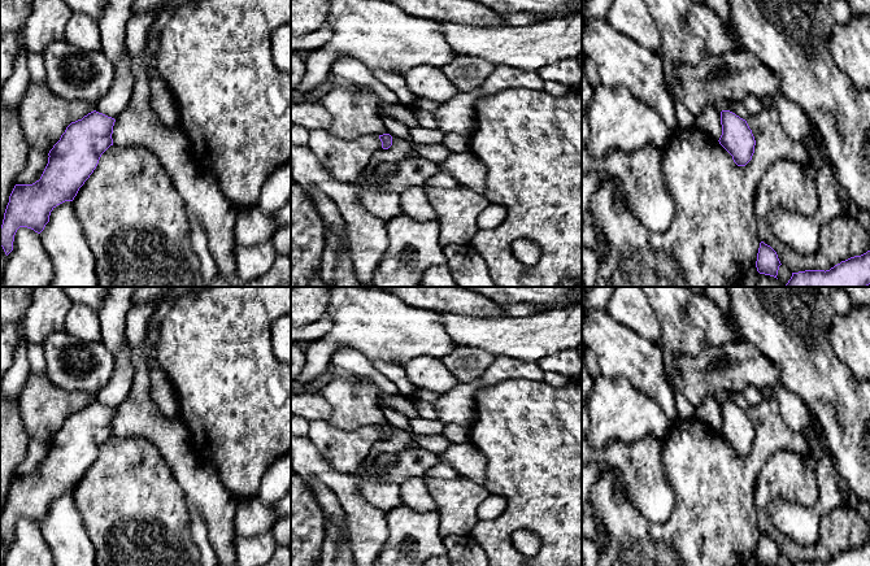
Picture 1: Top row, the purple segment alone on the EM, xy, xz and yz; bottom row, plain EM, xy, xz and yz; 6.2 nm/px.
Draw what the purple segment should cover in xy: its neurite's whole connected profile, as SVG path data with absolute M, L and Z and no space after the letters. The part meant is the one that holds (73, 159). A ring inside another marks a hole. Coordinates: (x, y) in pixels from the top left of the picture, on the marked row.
M96 110L71 122L49 151L48 164L40 179L32 184L14 186L0 227L0 245L6 256L13 251L14 235L19 227L27 227L40 234L49 222L51 212L57 205L74 200L79 188L96 169L101 154L113 145L114 122L114 118Z

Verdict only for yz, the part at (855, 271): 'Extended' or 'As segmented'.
As segmented

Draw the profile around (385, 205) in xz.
M361 188L360 199L369 213L383 221L403 213L403 208L400 205L400 193Z

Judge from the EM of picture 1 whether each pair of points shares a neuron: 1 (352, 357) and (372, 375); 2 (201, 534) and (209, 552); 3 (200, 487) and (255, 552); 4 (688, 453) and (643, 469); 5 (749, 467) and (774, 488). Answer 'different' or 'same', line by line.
1: same
2: same
3: different
4: different
5: different

